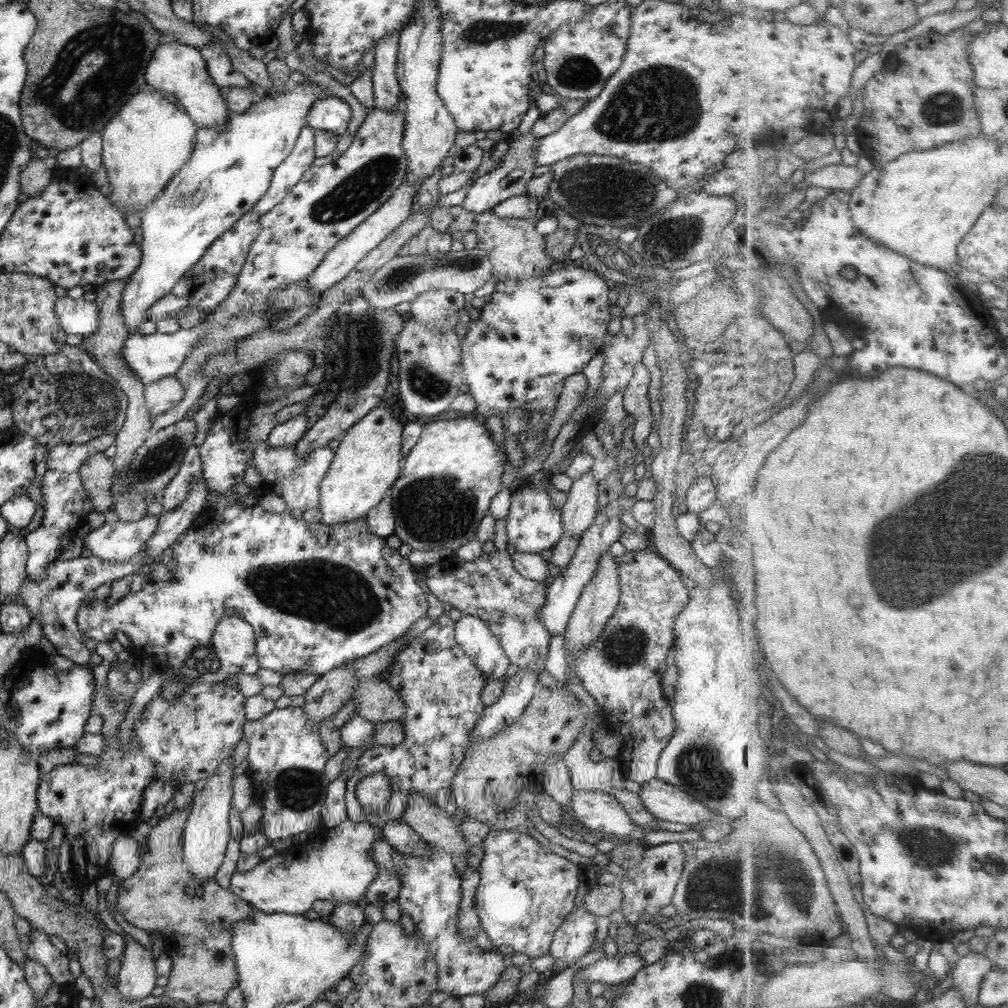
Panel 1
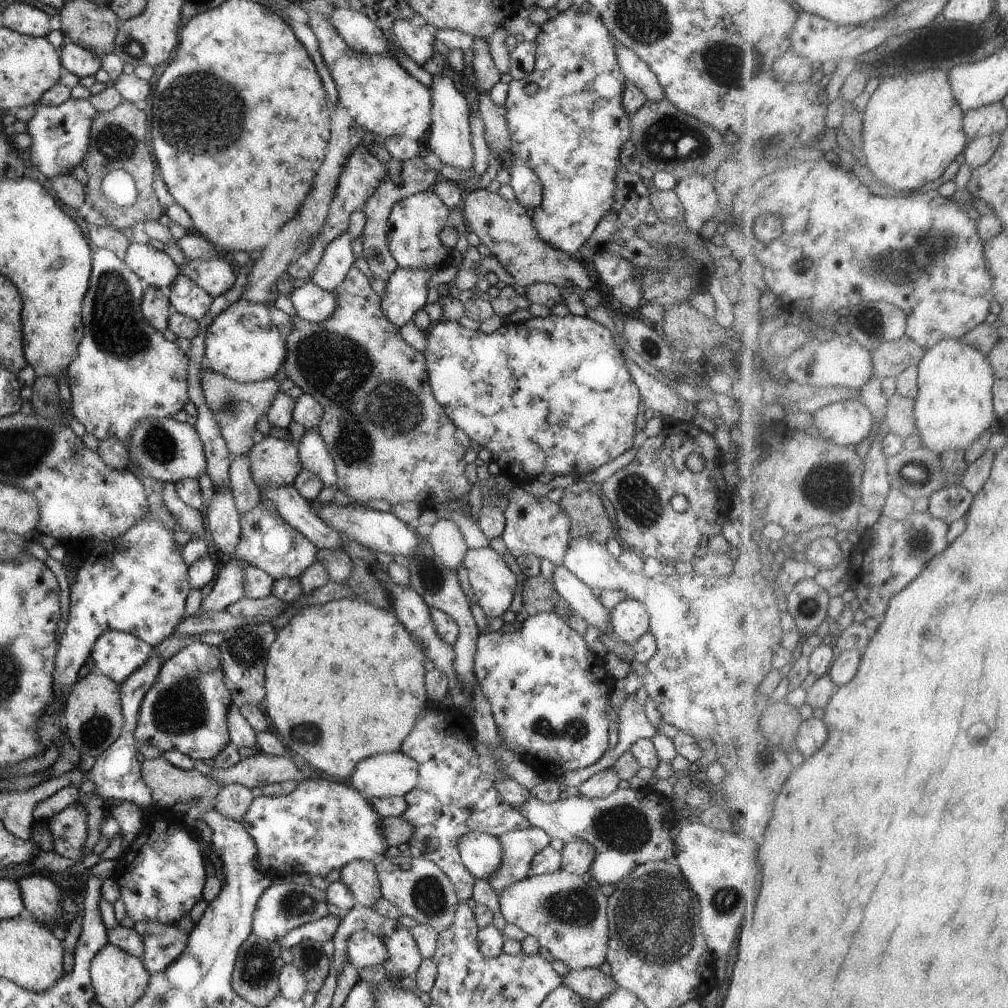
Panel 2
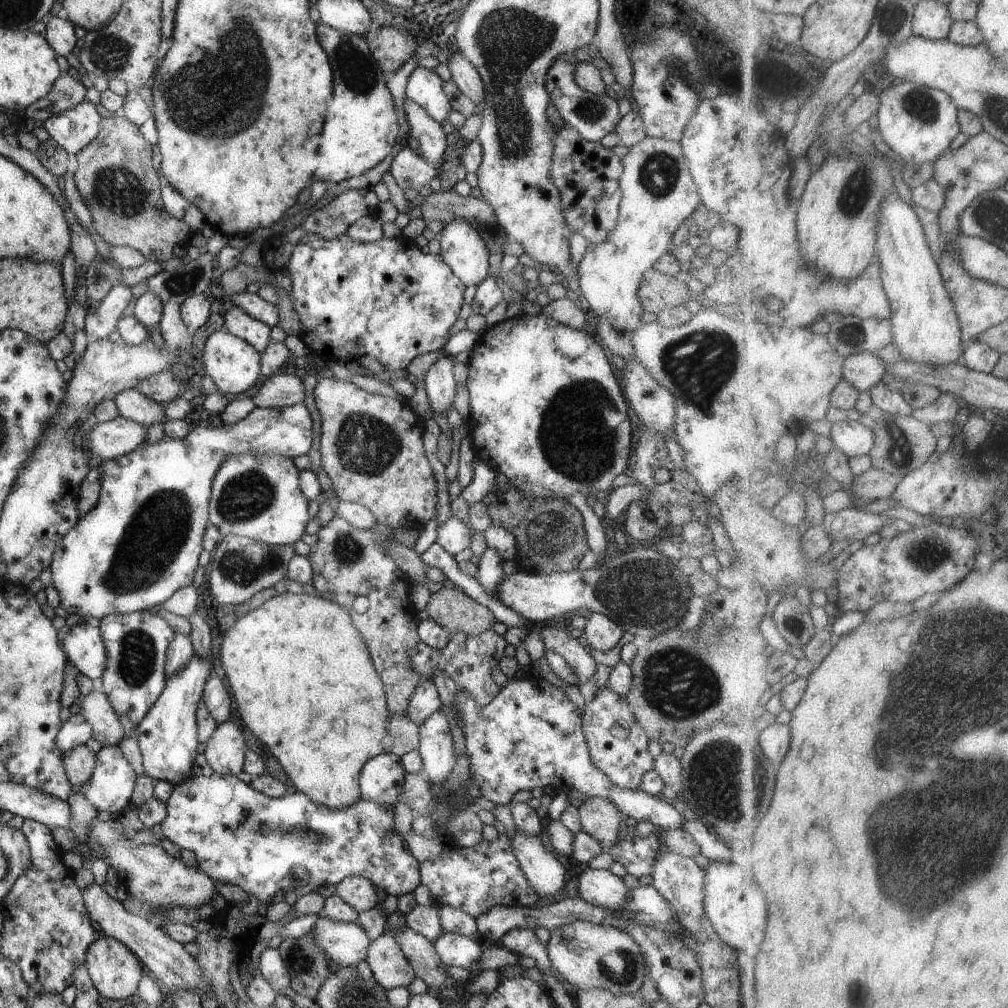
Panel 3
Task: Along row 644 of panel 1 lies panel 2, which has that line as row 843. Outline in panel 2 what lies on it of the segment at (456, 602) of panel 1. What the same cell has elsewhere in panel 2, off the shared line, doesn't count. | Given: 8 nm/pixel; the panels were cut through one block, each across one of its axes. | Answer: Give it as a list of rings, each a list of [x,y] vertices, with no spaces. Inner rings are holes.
[[[530,826],[501,834],[499,841],[503,848],[503,861],[488,880],[497,894],[527,877],[532,859],[550,844],[551,836],[540,827]]]

